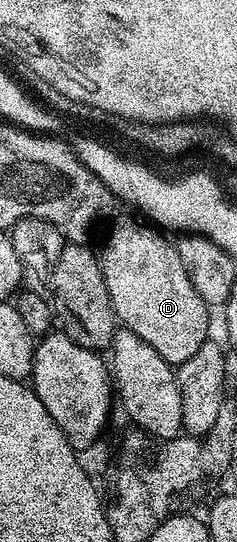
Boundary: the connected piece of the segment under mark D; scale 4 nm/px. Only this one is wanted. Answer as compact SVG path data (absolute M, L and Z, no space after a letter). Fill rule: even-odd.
M127 214L121 215L112 224L111 235L103 250L98 251L99 267L105 276L105 288L109 288L109 300L115 309L116 319L126 329L141 336L141 340L145 340L149 348L156 350L157 356L178 368L182 362L189 360L189 356L193 356L193 352L197 352L197 348L201 348L203 342L208 341L209 307L201 300L201 296L197 296L197 288L193 288L189 276L185 276L185 268L181 264L181 256L177 256L174 241L170 237L162 238L163 234L154 225L145 225L147 226L142 226L137 219L130 218Z

